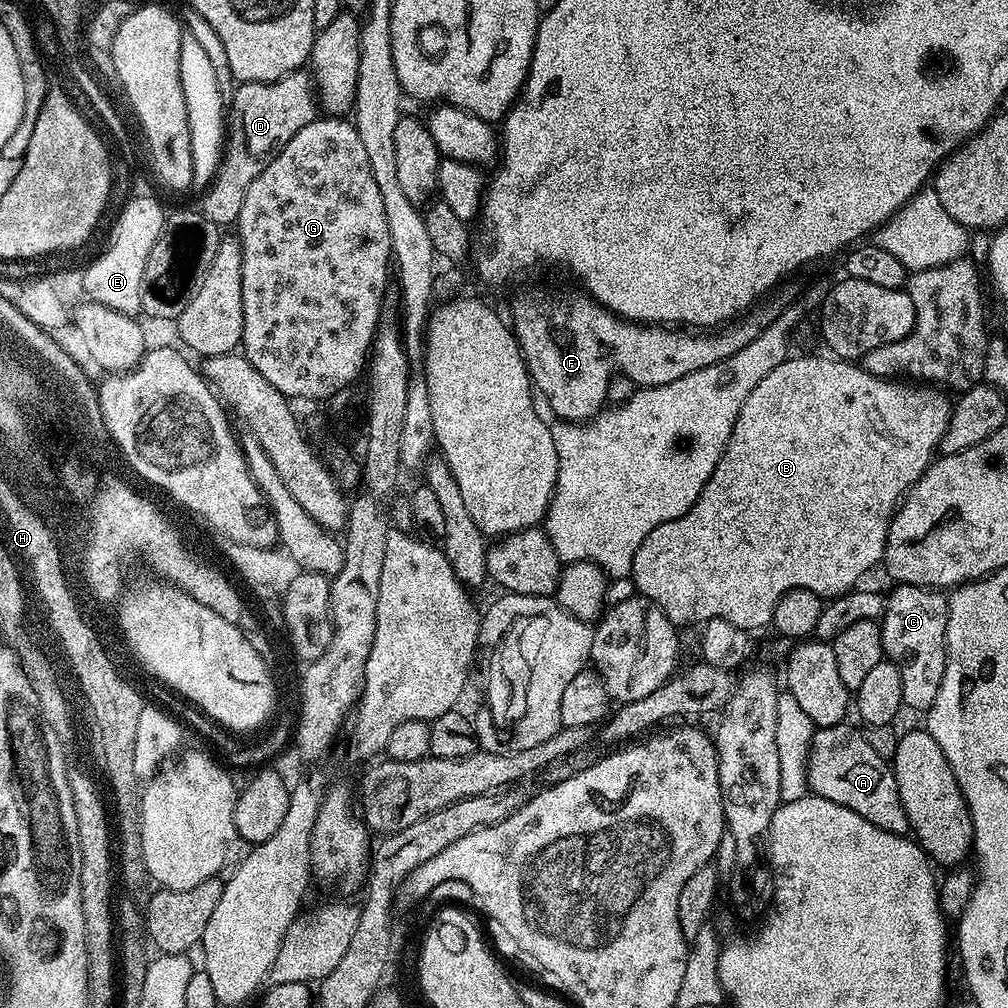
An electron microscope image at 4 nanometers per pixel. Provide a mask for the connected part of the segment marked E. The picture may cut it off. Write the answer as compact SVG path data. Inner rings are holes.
M133 195L108 233L104 253L89 268L83 269L83 295L102 306L110 306L110 310L136 316L142 302L142 274L146 270L146 258L150 258L150 250L154 250L154 242L158 242L165 219L166 211L154 197Z

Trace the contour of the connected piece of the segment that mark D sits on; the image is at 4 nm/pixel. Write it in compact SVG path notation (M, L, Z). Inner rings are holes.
M297 70L286 74L277 80L266 82L240 82L235 85L235 92L230 99L230 111L226 116L226 147L223 149L222 159L216 175L211 184L202 192L202 199L199 201L199 211L204 217L217 226L235 225L238 214L242 210L242 202L246 198L246 190L250 190L250 182L270 166L270 162L306 126L311 120L317 119L318 101L314 91L314 81L307 71Z

